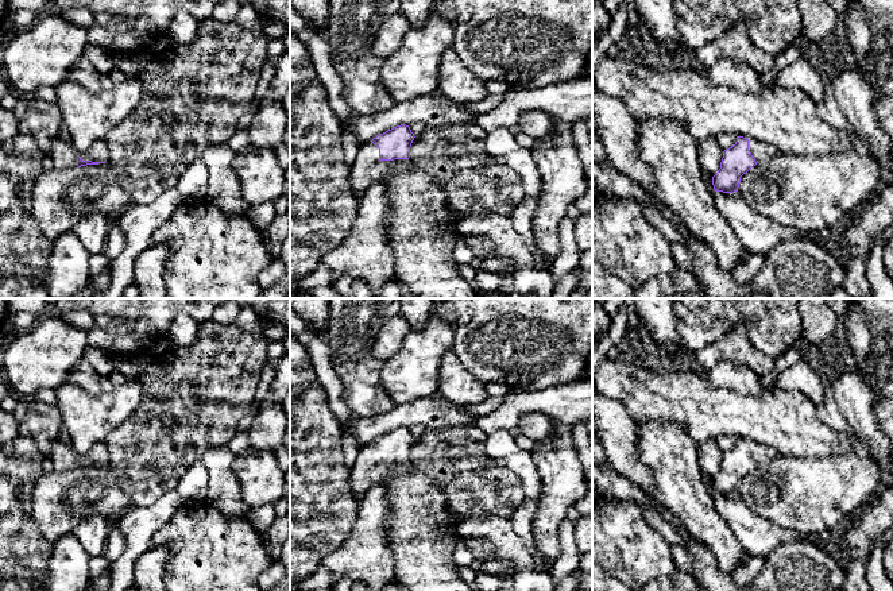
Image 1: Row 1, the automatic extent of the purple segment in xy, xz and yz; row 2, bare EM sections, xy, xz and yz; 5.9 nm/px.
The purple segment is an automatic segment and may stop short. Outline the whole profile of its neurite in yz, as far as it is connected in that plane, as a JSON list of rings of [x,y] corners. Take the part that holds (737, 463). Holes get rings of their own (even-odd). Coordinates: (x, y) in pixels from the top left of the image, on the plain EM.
[[[737,439],[735,447],[723,453],[720,471],[712,479],[714,492],[738,494],[741,479],[757,466],[764,466],[777,455],[777,449],[770,445]]]

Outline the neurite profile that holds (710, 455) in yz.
[[[711,439],[699,444],[699,464],[703,475],[714,479],[720,471],[723,451],[718,443]]]

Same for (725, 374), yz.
[[[720,359],[712,368],[705,371],[710,386],[714,389],[728,389],[743,395],[757,395],[772,391],[776,386],[772,381],[770,387],[761,383],[762,376],[750,368]]]

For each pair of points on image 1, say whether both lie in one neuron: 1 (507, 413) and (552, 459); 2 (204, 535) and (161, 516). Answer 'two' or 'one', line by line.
1: two
2: two

